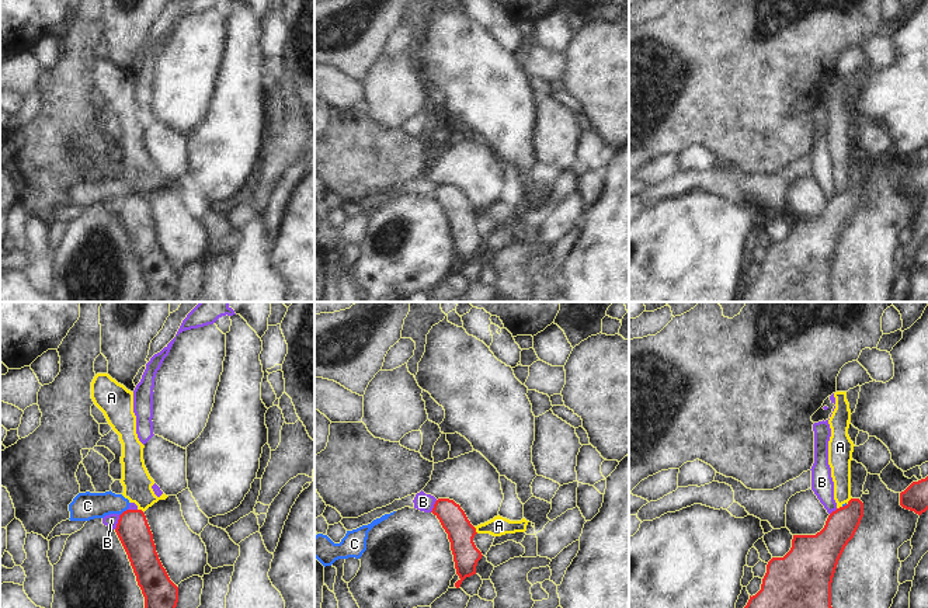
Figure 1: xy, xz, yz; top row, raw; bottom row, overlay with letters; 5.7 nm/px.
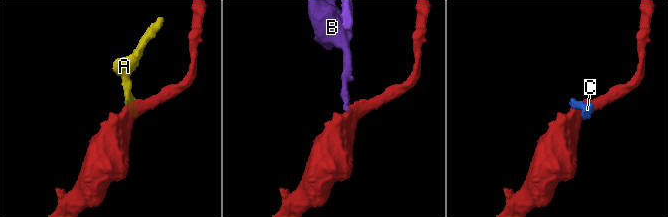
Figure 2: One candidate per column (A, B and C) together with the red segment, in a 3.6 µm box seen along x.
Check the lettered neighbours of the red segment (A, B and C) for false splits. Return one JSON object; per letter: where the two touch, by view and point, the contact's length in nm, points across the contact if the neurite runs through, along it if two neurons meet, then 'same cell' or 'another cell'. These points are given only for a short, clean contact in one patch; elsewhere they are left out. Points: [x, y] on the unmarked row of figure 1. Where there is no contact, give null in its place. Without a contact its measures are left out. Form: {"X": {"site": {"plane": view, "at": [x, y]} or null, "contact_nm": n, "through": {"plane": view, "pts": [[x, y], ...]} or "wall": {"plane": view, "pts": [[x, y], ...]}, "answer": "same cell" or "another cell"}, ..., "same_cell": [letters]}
{"A": {"site": {"plane": "xz", "at": [475, 215]}, "contact_nm": 50, "wall": {"plane": "xz", "pts": [[473, 212], [478, 218]]}, "answer": "another cell"}, "B": {"site": {"plane": "xy", "at": [118, 208]}, "contact_nm": 90, "wall": {"plane": "xy", "pts": [[120, 201], [114, 214]]}, "answer": "another cell"}, "C": {"site": {"plane": "xy", "at": [122, 198]}, "contact_nm": 60, "wall": {"plane": "xy", "pts": [[127, 194], [120, 201]]}, "answer": "another cell"}, "same_cell": []}

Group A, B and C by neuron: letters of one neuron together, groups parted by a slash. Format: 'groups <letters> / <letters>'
groups A C / B

